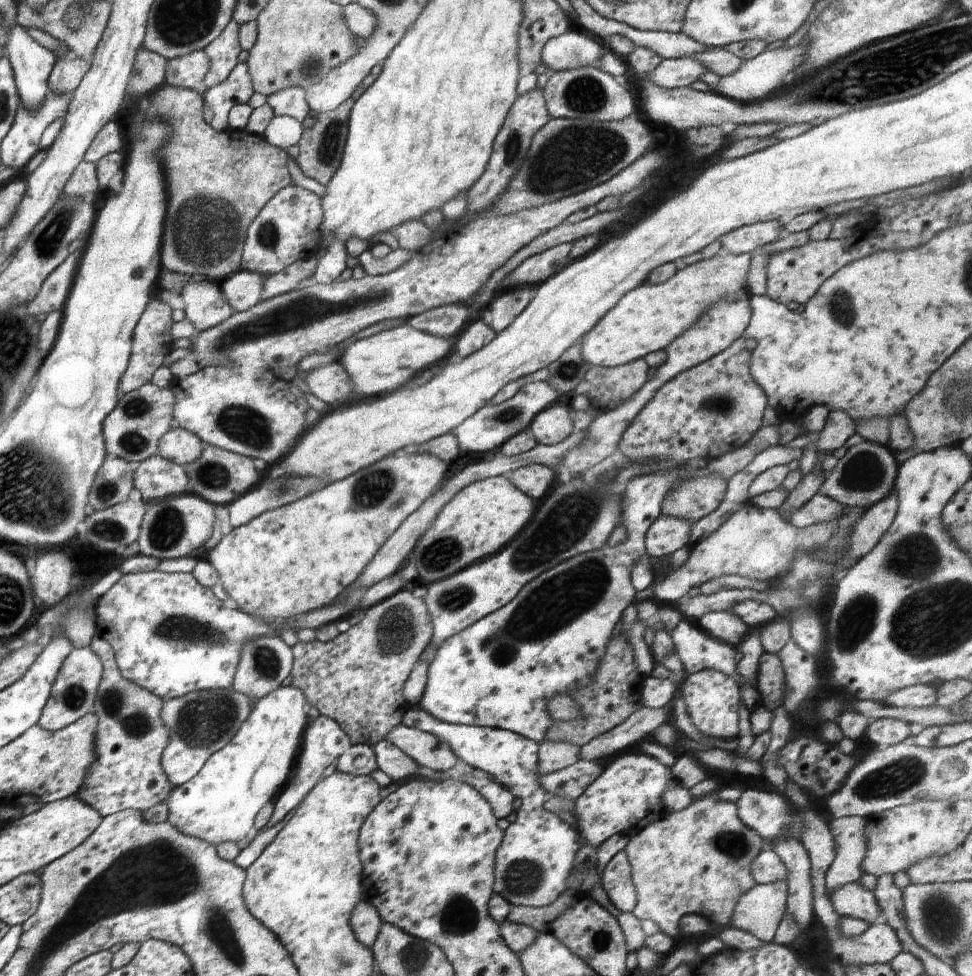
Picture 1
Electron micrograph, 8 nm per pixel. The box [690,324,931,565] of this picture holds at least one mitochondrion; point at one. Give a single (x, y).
(867, 470)

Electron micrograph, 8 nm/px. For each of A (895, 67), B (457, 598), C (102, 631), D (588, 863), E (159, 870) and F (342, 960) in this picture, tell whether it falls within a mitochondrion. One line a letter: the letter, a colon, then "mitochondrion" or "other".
A: mitochondrion
B: mitochondrion
C: other
D: other
E: mitochondrion
F: mitochondrion

